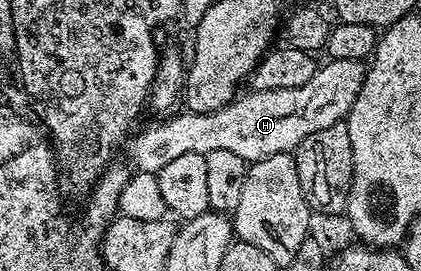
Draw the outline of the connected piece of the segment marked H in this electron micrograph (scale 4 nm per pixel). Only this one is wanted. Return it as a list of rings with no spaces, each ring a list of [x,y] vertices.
[[[326,59],[318,67],[315,78],[304,86],[295,86],[295,90],[249,90],[246,96],[238,95],[230,104],[214,112],[178,111],[162,119],[165,120],[162,124],[143,129],[128,141],[128,163],[136,171],[157,173],[167,166],[167,162],[182,154],[206,156],[211,150],[231,150],[231,154],[239,154],[239,158],[252,162],[271,154],[293,152],[307,134],[340,124],[348,117],[365,81],[366,71],[366,65],[359,60]]]

